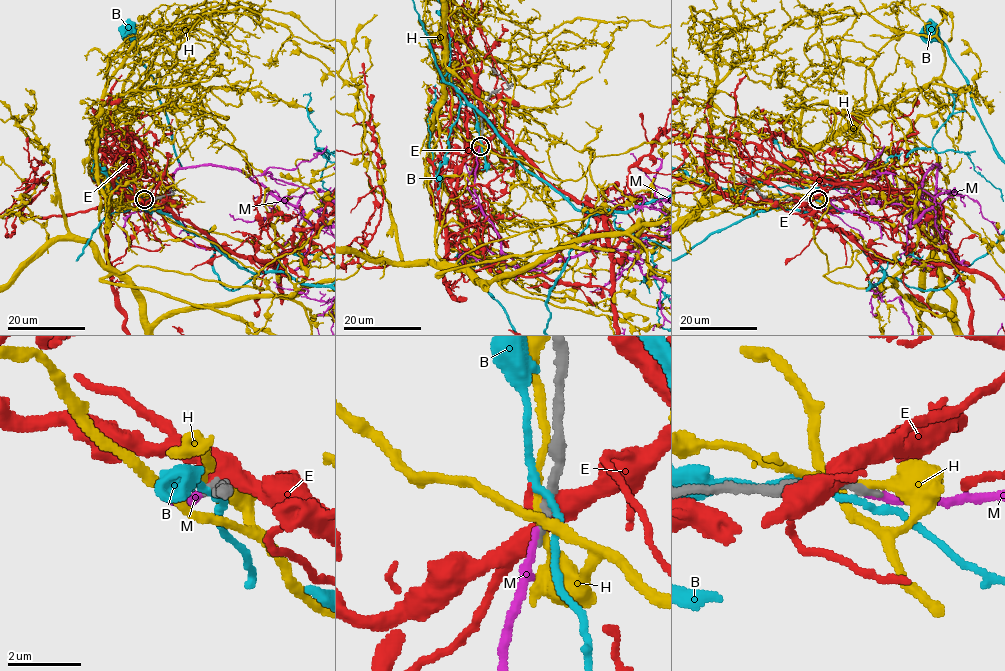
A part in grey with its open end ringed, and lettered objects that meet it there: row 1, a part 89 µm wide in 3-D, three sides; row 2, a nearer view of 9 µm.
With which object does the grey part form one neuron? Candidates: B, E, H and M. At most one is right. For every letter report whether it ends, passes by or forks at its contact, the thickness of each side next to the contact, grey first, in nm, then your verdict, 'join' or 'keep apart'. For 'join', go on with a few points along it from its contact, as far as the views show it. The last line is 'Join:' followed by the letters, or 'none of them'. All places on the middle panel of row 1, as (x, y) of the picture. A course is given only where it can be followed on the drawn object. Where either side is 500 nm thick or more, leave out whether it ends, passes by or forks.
B: it passes by; calibres 240 and 190 nm; keep apart
E: calibres 340 and 550 nm; keep apart
H: it passes by; calibres 300 and 190 nm; keep apart
M: it ends; calibres 240 and 170 nm; join
Join: M

